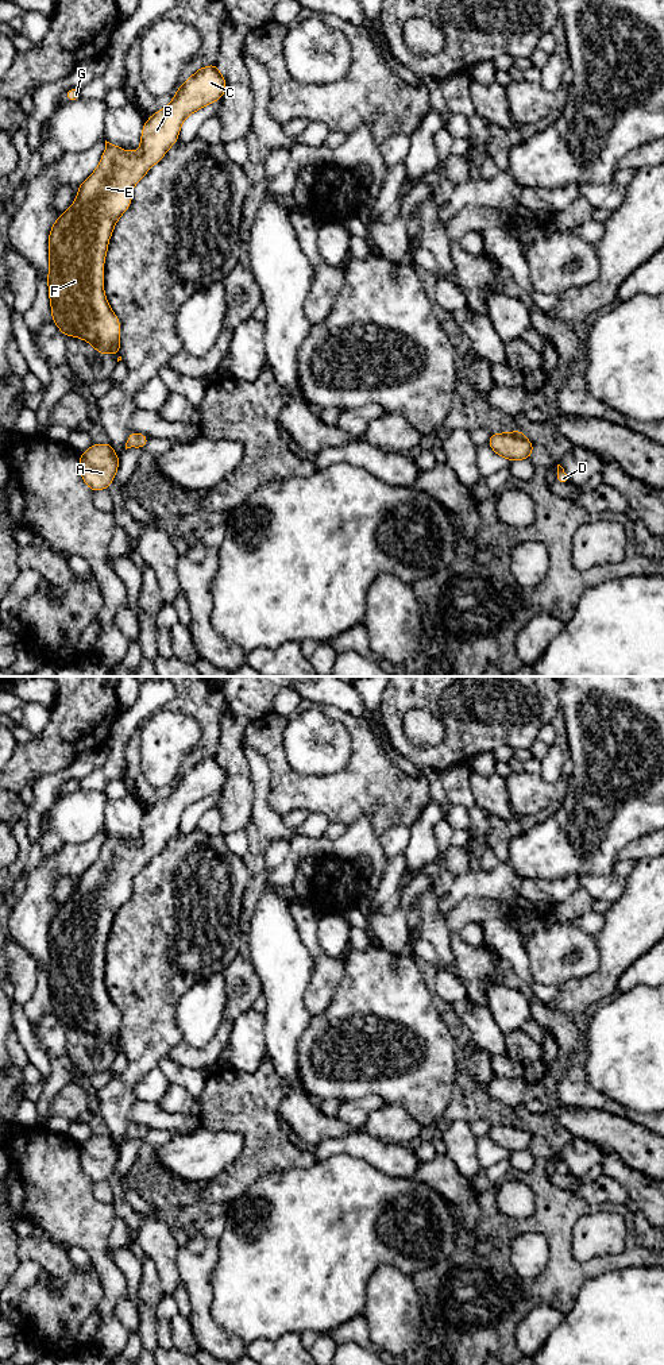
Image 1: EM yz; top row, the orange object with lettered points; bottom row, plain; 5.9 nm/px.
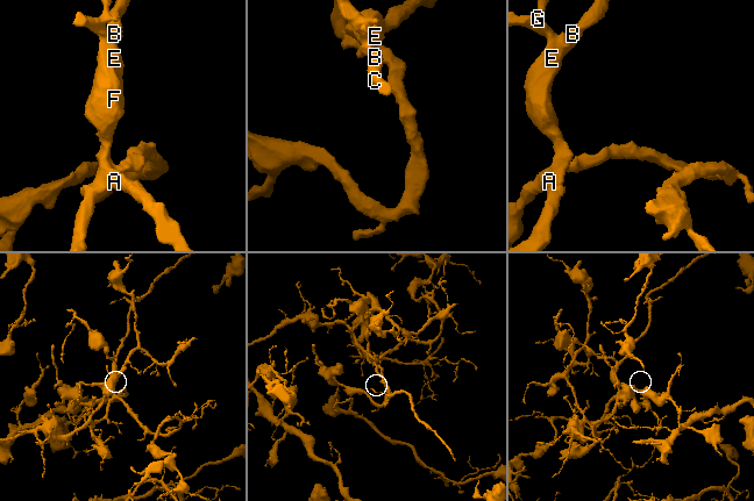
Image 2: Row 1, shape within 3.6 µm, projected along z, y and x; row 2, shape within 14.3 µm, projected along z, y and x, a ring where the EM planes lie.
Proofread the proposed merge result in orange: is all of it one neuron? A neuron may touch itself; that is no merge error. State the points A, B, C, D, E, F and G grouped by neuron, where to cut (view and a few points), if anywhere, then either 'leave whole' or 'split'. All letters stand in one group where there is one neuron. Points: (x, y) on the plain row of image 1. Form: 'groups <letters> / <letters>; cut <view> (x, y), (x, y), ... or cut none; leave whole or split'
groups A B C D E F G; cut none; leave whole

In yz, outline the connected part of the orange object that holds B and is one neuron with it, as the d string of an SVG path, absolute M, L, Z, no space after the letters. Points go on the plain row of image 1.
M216 755L201 759L179 778L166 799L144 813L138 842L127 842L105 832L105 842L97 860L78 878L76 892L57 909L50 921L49 988L53 1013L65 1027L84 1030L103 1046L117 1046L120 1042L120 1013L104 987L104 951L113 918L130 899L135 875L177 833L182 813L190 805L220 791L225 779L225 770Z

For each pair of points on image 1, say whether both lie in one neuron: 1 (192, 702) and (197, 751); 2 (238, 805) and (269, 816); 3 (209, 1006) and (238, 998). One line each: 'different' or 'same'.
1: same
2: different
3: different

